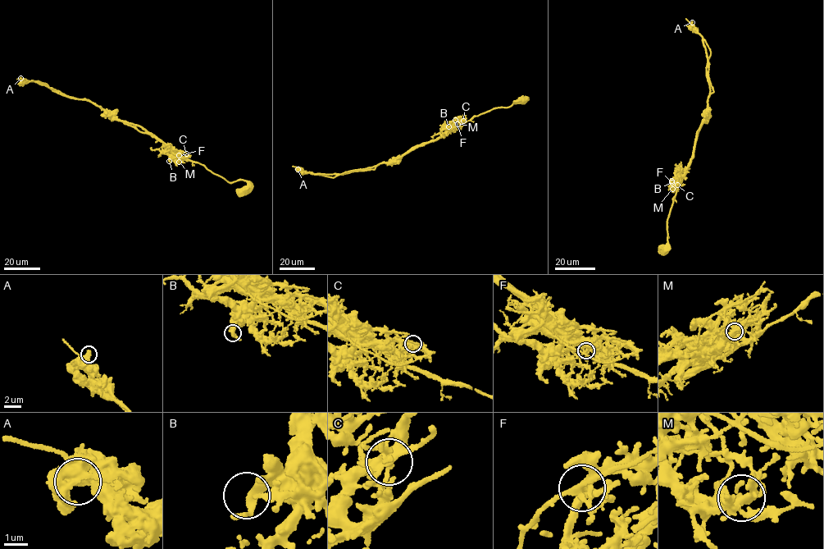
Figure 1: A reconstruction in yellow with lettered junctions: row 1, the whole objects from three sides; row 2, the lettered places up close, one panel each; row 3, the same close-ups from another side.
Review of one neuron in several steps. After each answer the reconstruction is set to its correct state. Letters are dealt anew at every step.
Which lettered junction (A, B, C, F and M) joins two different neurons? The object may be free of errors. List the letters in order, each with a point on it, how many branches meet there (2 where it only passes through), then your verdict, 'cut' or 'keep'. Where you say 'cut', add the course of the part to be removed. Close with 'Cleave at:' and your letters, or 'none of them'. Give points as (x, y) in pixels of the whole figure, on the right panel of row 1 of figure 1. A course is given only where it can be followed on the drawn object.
A: place (692, 22); branches 2; keep
B: place (671, 182); branches 2; keep
C: place (677, 185); branches 5; keep
F: place (671, 180); branches 4; cut; course (671, 180), (685, 171), (708, 98), (713, 91), (707, 76), (708, 62), (702, 37), (685, 18)
M: place (672, 189); branches 4; keep
Cleave at: F

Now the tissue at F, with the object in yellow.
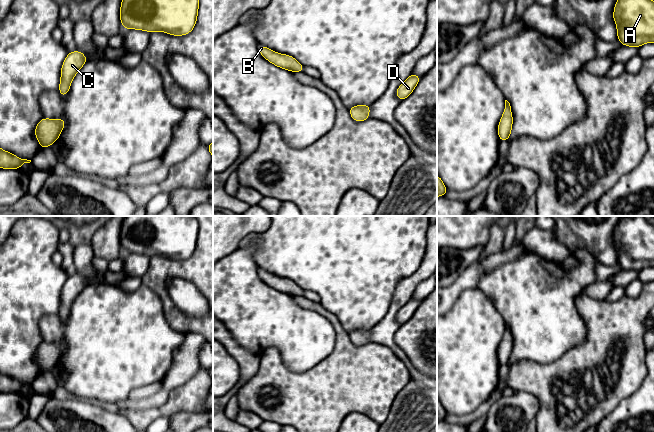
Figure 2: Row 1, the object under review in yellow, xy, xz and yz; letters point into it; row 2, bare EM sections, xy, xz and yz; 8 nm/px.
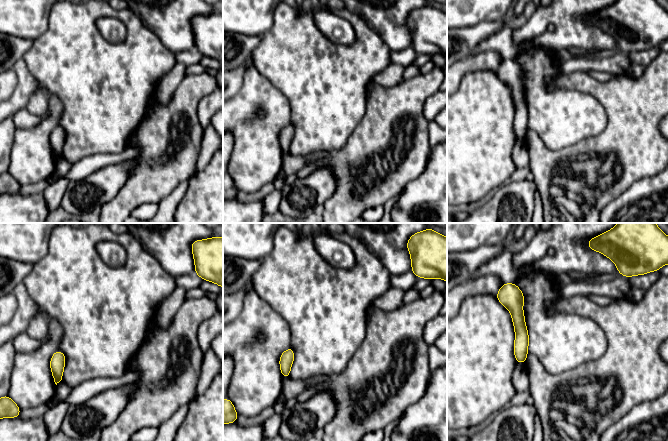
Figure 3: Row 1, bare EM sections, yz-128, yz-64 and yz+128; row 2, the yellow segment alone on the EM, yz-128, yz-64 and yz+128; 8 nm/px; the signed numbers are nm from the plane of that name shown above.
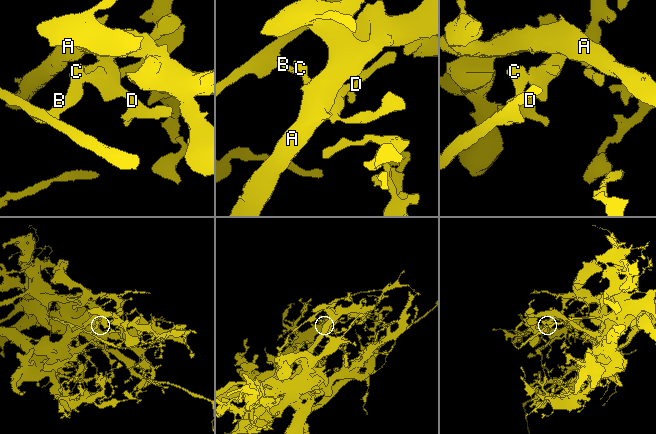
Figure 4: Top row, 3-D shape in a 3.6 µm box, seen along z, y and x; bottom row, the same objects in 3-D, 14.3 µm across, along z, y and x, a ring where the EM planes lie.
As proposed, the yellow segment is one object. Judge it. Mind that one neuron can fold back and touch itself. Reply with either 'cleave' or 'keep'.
cleave

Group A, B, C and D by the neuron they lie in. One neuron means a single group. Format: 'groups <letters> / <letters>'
groups A C D / B

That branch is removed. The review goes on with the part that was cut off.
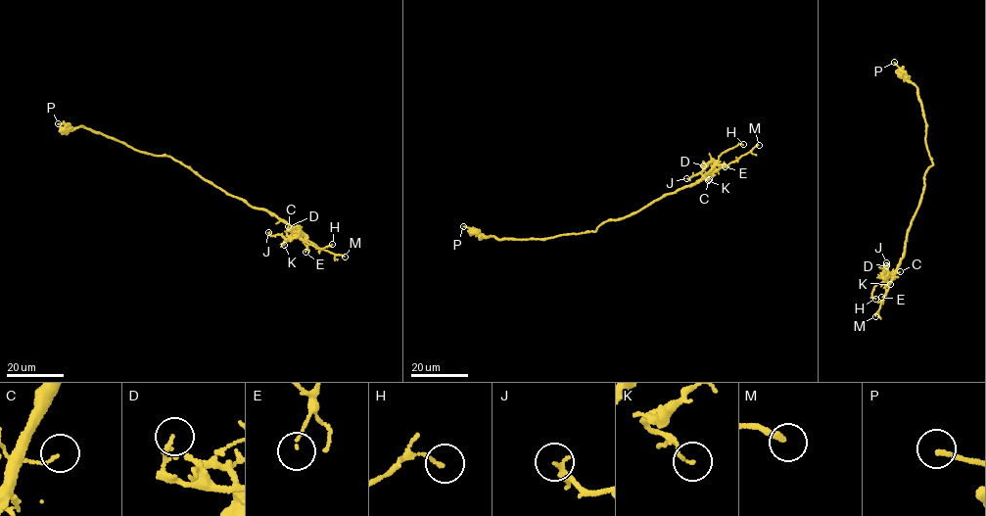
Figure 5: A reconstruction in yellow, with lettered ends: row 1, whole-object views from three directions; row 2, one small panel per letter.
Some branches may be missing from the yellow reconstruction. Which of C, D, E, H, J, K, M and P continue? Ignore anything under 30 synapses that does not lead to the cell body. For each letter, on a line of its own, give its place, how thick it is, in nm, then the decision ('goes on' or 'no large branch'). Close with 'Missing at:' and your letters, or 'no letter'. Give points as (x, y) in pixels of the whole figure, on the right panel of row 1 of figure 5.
C: at (900, 271); 110 nm thick; no large branch
D: at (886, 265); 100 nm thick; no large branch
E: at (881, 297); 70 nm thick; no large branch
H: at (875, 299); 130 nm thick; no large branch
J: at (886, 262); 160 nm thick; no large branch
K: at (890, 284); 100 nm thick; no large branch
M: at (875, 316); 240 nm thick; goes on
P: at (894, 62); 160 nm thick; no large branch
Missing at: M

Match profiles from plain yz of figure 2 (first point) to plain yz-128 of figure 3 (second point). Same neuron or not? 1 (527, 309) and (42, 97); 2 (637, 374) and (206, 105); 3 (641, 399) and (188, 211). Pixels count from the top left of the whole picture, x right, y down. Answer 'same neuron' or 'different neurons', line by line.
1: different neurons
2: different neurons
3: same neuron

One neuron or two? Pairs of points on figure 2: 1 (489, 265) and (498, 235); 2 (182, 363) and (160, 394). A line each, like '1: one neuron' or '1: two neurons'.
1: two neurons
2: one neuron

